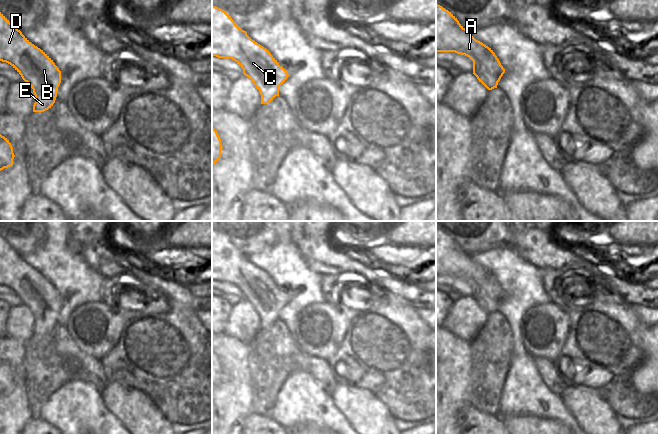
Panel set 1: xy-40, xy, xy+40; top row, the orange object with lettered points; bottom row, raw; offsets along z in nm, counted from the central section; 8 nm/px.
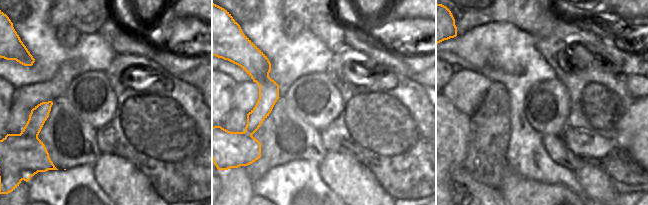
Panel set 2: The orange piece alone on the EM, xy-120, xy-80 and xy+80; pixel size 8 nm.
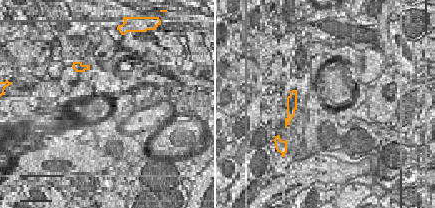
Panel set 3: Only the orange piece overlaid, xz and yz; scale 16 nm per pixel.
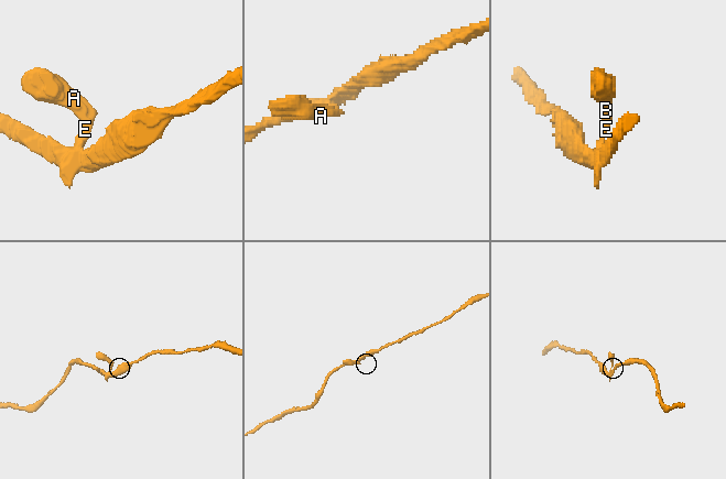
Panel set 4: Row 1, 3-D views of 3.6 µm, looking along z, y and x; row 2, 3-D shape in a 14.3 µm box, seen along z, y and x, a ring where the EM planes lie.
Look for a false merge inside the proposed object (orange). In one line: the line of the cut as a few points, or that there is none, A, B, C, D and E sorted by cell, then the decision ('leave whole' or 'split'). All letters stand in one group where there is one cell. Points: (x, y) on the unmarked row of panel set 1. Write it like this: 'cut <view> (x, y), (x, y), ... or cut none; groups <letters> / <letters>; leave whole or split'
cut xy-40 (57, 311), (49, 306), (39, 305), (37, 311), (33, 314); groups A B C D / E; split

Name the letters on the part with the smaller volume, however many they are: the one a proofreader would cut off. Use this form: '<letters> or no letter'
A, B, C, D

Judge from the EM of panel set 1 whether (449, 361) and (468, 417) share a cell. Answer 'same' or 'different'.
different

